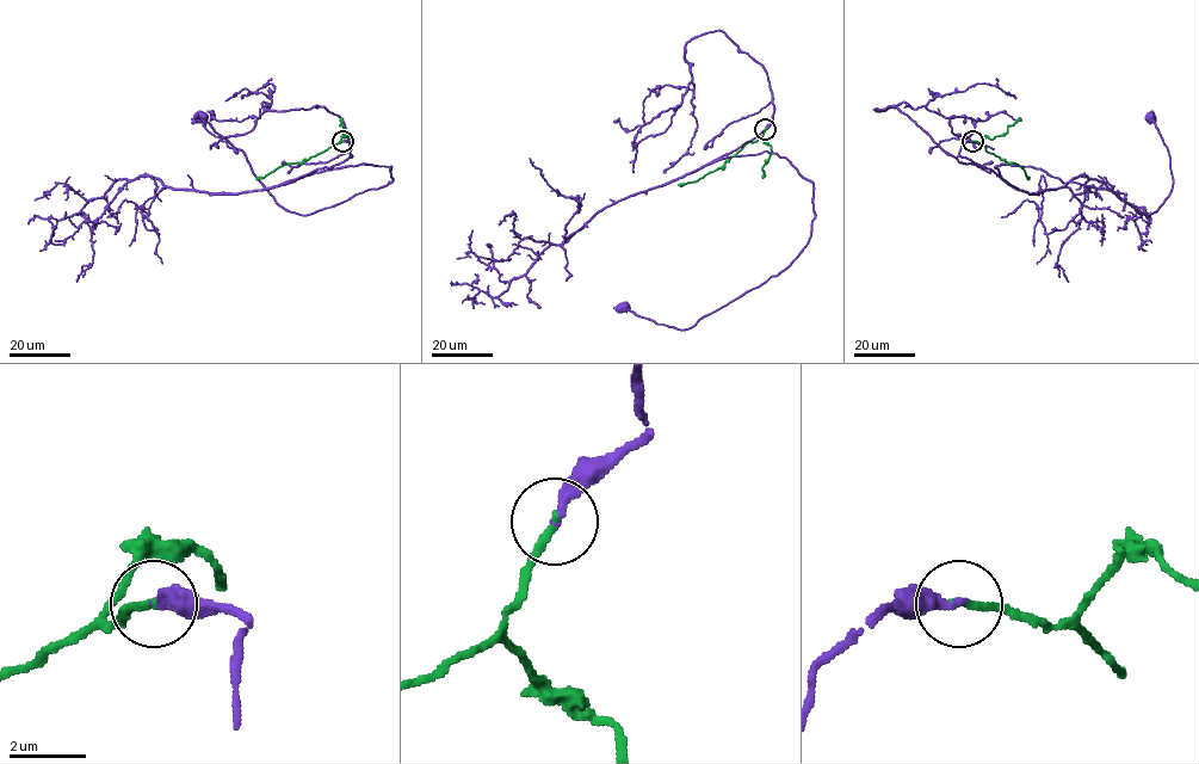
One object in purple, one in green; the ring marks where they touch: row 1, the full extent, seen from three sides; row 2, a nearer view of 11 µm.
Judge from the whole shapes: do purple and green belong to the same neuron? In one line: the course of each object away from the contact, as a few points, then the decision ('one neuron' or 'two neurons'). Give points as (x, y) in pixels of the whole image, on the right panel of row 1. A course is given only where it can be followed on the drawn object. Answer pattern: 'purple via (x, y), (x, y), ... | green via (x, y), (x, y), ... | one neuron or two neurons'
purple via (972, 141), (962, 156), (1001, 178), (1000, 164), (1040, 168), (1145, 215), (1173, 183), (1150, 117) | green via (972, 141), (981, 142), (986, 149), (1007, 162), (1018, 164), (1028, 179) | one neuron

